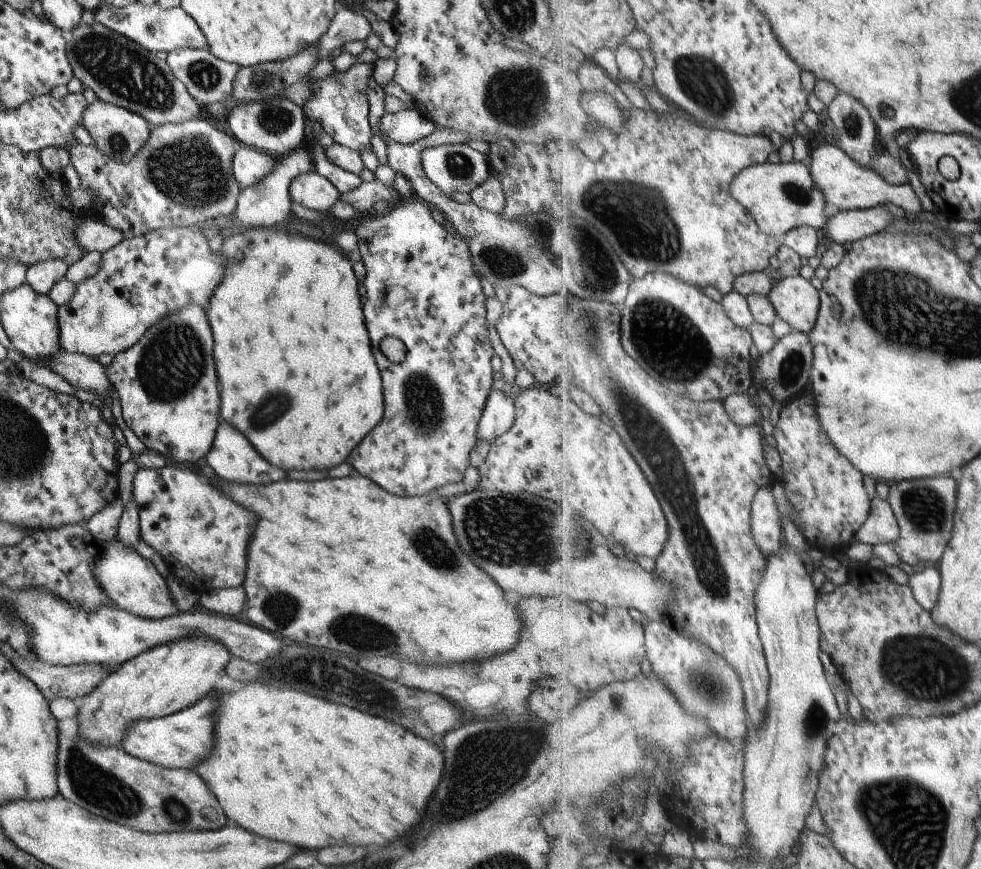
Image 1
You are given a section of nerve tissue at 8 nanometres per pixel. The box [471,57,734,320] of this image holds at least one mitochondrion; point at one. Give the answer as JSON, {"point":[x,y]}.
{"point":[651,238]}

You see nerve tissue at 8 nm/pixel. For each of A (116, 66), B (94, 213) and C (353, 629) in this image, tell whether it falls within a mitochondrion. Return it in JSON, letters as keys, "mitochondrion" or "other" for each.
{"A":"mitochondrion","B":"other","C":"mitochondrion"}

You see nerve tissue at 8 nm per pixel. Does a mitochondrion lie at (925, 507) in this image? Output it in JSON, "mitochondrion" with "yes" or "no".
{"mitochondrion":"yes"}

